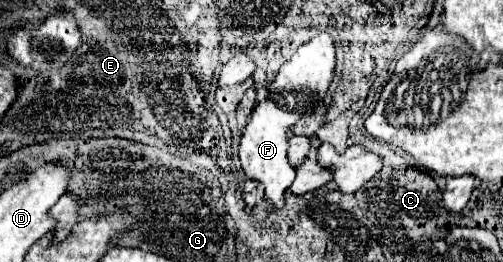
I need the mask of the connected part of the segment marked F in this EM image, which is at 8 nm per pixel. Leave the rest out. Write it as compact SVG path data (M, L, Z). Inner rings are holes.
M318 33L280 67L276 79L268 85L268 97L262 99L250 115L246 131L240 141L240 163L246 177L264 185L268 201L274 209L284 205L284 191L292 185L296 169L288 161L288 139L294 135L292 127L308 111L312 111L328 95L328 87L336 67L336 45L328 33Z

